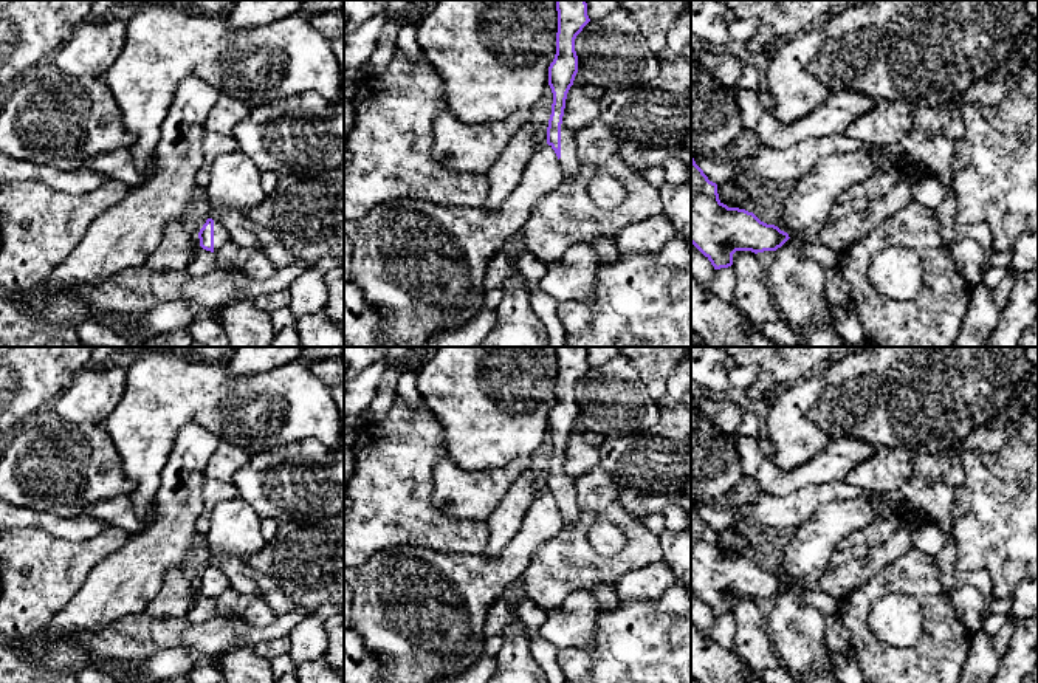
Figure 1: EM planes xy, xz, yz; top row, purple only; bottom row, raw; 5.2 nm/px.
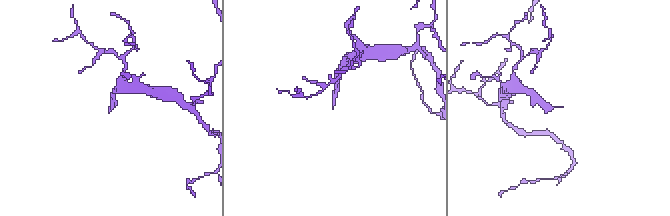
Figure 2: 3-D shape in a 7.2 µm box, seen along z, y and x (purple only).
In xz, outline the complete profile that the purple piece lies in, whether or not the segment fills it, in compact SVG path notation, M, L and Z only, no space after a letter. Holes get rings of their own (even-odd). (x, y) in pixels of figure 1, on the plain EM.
M556 347L558 379L556 401L548 414L548 432L553 440L552 462L547 474L547 491L555 497L562 520L573 527L581 516L575 496L575 480L564 468L565 446L578 420L575 386L590 369L586 347Z

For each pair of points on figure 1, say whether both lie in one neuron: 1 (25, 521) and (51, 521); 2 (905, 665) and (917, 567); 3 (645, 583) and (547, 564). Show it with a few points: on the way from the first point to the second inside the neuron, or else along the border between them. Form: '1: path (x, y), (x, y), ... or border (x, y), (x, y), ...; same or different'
1: path (31, 521), (45, 521); same
2: path (930, 640), (933, 637), (933, 597), (930, 592); same
3: border (654, 564), (635, 567), (615, 583); different

